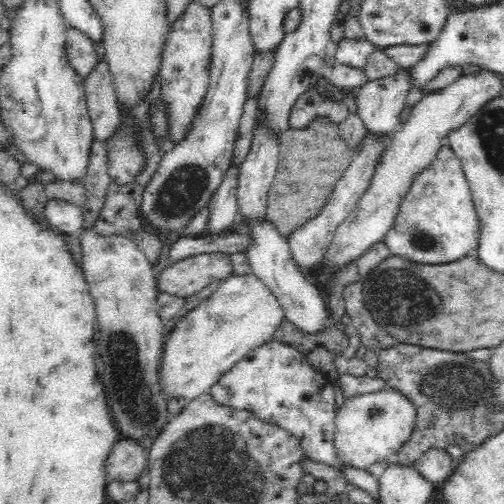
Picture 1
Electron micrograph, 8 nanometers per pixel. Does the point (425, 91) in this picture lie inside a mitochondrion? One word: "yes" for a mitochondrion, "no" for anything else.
no

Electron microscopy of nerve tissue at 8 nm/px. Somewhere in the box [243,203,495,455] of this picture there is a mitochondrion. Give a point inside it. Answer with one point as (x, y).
(453, 387)

